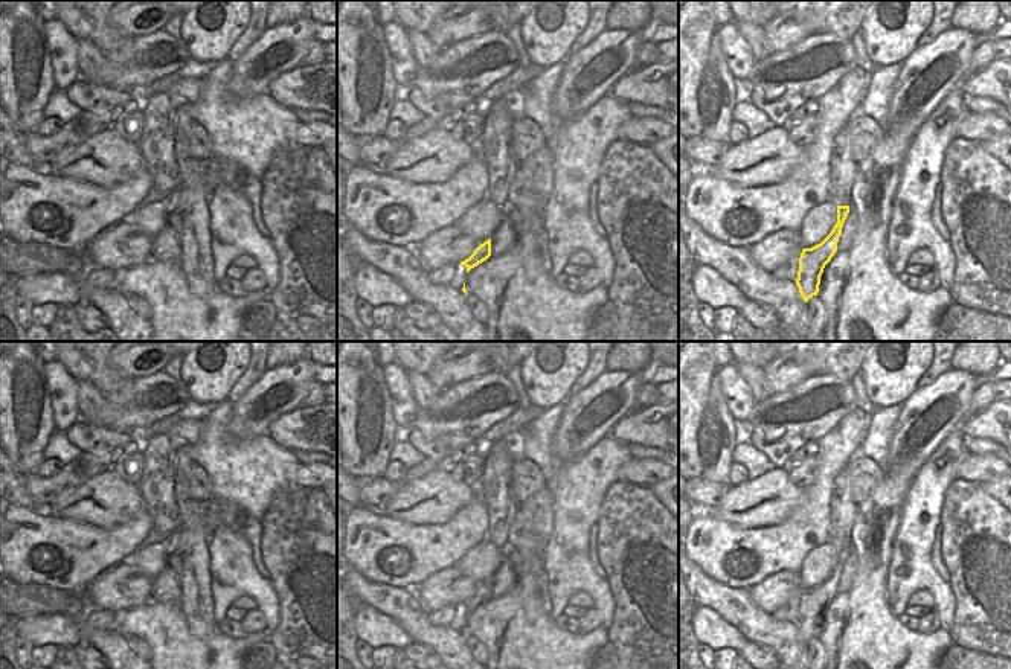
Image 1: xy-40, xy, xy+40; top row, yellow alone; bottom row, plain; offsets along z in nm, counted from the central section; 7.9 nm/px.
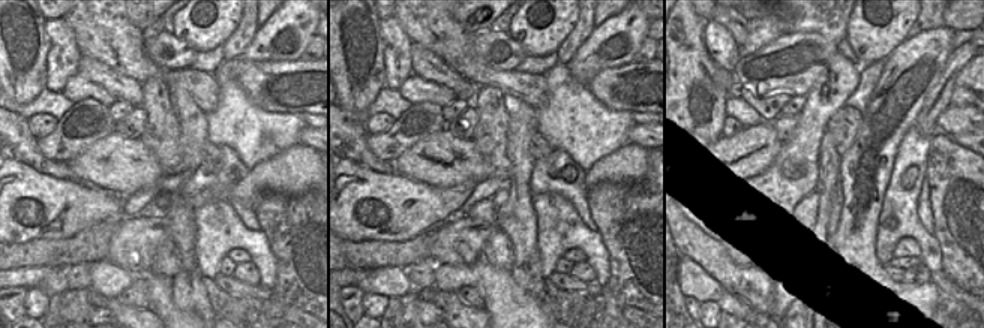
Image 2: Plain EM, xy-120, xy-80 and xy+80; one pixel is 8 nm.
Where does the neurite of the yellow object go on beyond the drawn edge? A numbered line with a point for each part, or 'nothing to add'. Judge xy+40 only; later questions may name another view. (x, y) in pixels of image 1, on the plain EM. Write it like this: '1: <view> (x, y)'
1: xy+40 (844, 509)

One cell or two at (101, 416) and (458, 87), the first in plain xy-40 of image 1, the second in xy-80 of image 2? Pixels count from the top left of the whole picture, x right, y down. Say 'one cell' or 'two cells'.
one cell

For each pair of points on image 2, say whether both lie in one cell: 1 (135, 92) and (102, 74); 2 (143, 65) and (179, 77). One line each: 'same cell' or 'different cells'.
1: same cell
2: same cell

